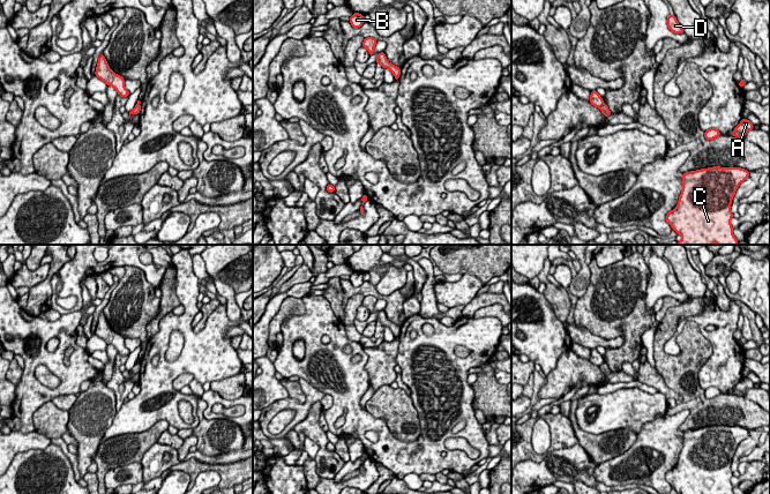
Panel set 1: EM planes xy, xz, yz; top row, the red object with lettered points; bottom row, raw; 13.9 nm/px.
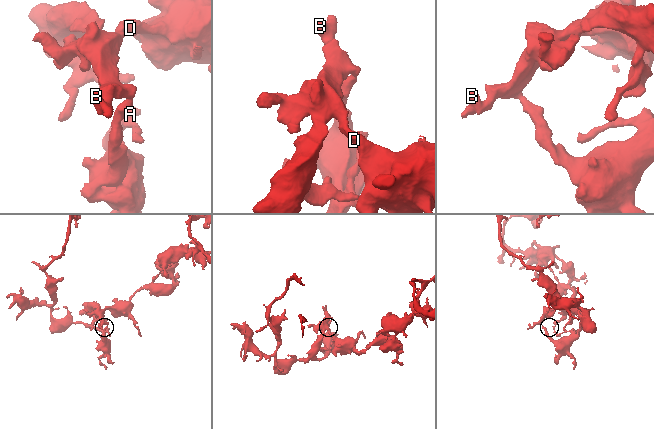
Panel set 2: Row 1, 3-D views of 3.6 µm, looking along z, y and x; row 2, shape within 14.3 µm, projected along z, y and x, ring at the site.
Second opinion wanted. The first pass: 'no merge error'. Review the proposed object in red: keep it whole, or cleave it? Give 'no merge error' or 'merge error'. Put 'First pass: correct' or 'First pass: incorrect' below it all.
merge error
First pass: incorrect

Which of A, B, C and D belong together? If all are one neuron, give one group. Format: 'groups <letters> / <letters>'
groups A C / B D

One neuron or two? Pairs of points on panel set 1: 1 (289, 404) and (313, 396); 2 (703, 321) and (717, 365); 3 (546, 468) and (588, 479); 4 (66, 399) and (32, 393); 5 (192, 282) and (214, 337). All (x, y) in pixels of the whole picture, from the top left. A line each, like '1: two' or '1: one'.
1: one
2: one
3: one
4: two
5: one

